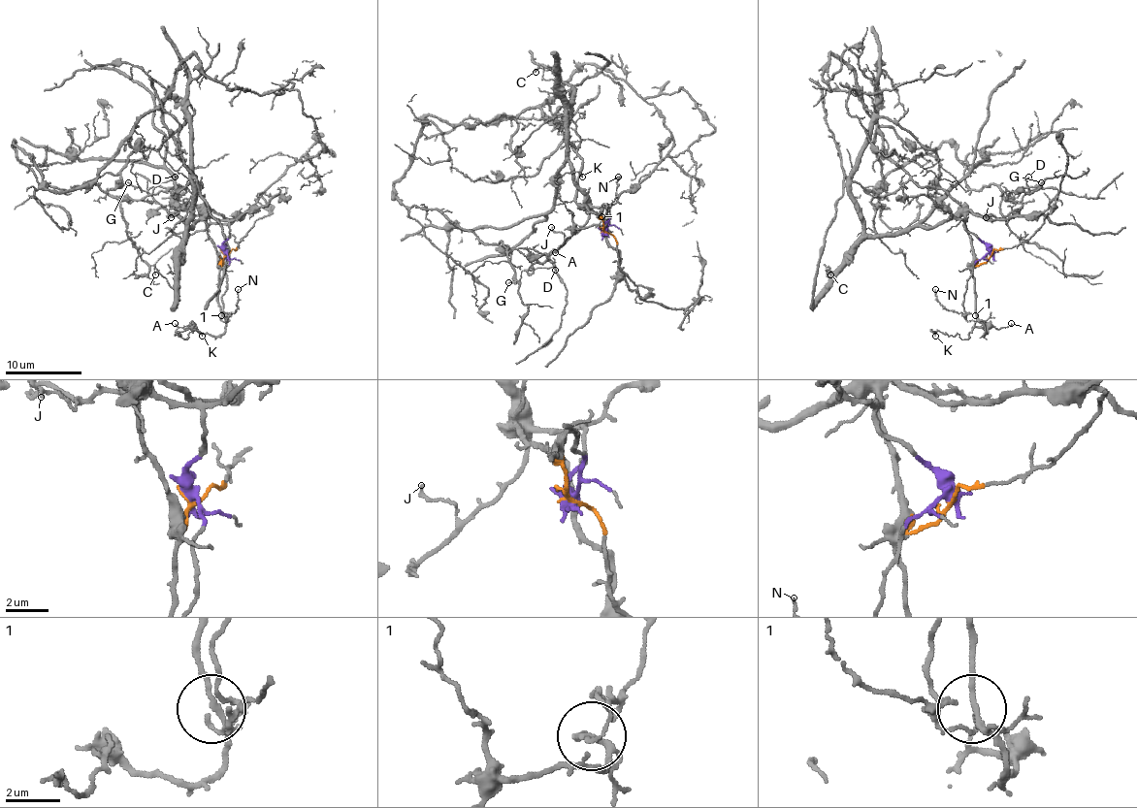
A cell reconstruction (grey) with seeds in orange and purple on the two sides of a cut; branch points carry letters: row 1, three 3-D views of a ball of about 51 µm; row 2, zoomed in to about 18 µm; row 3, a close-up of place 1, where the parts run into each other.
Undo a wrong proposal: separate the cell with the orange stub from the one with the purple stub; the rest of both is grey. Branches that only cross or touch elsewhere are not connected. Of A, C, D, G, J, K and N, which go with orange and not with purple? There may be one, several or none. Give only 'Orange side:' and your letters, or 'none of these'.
Orange side: A, K

